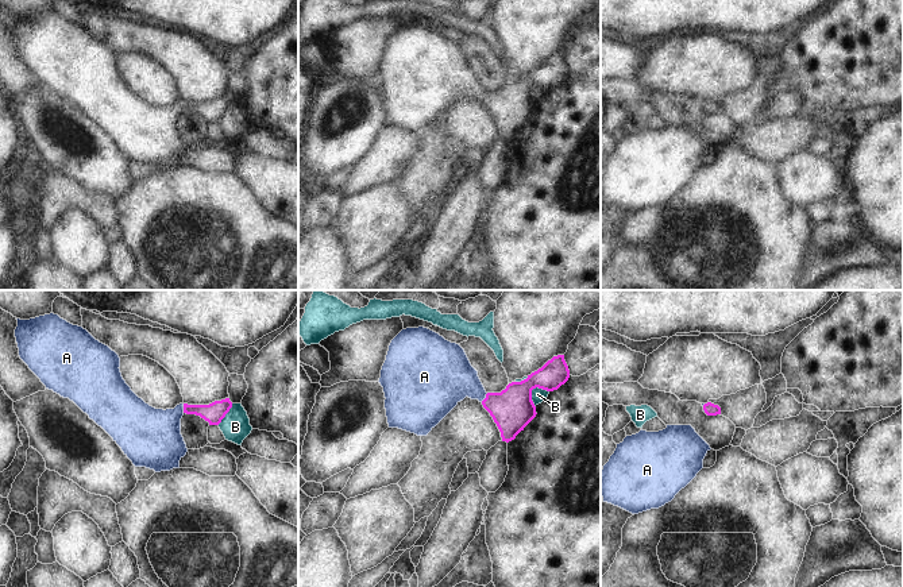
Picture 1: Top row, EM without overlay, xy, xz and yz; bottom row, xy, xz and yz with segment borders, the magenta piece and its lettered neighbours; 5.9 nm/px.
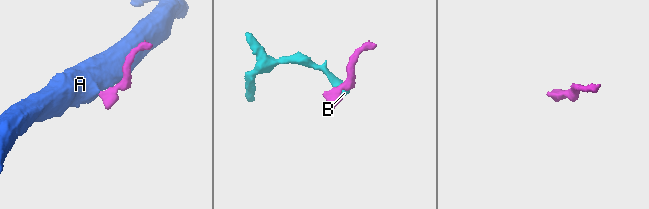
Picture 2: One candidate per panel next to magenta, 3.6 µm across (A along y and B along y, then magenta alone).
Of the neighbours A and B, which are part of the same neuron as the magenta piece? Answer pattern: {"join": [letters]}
{"join": ["A"]}

